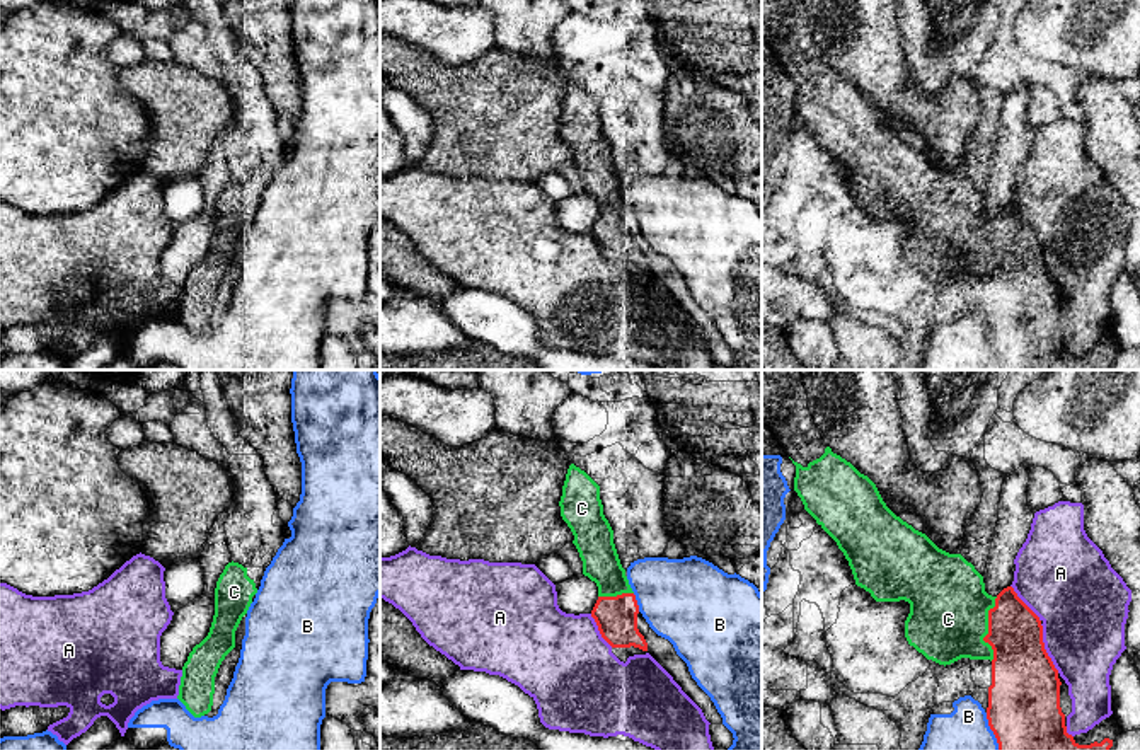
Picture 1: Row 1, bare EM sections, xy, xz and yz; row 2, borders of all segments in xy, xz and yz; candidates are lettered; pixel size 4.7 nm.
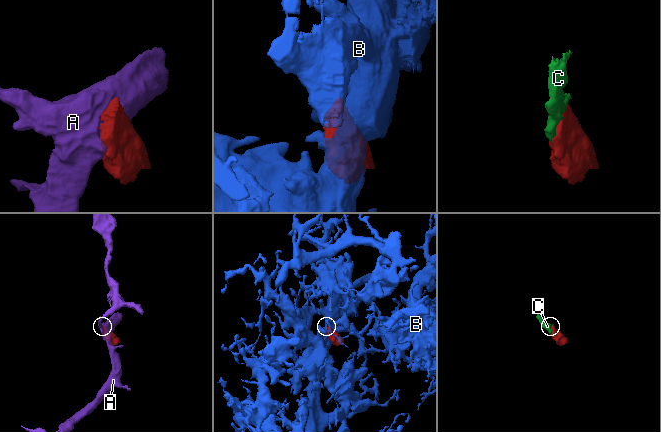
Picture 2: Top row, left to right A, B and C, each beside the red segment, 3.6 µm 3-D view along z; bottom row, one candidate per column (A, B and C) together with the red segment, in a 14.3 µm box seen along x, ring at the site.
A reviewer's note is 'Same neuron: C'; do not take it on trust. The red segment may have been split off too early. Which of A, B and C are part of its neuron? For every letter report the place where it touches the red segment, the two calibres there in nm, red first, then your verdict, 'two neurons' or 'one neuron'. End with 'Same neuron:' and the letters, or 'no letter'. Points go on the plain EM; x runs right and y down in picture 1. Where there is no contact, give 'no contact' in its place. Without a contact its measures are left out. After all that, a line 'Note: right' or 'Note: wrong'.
A: meets red in yz at (1043, 266); 340 nm thick on the red side, 400 nm on the other; two neurons
B: meets red in xz at (636, 220); 190 nm thick on the red side, 400 nm on the other; two neurons
C: meets red in yz at (989, 248); 280 nm thick on the red side, 380 nm on the other; one neuron
Same neuron: C
Note: right

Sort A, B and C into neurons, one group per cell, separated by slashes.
A / B / C

